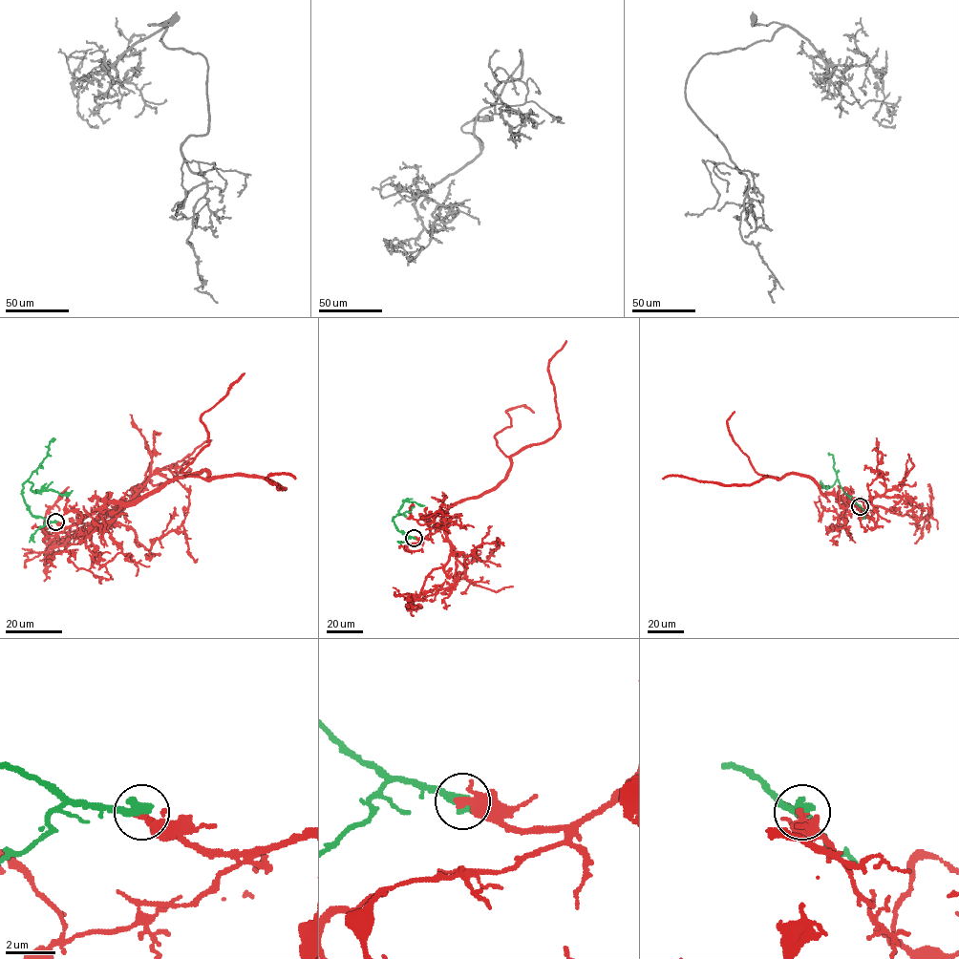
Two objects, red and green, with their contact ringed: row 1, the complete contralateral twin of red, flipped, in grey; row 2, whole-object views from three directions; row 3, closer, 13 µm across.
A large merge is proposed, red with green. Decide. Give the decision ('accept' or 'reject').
accept

